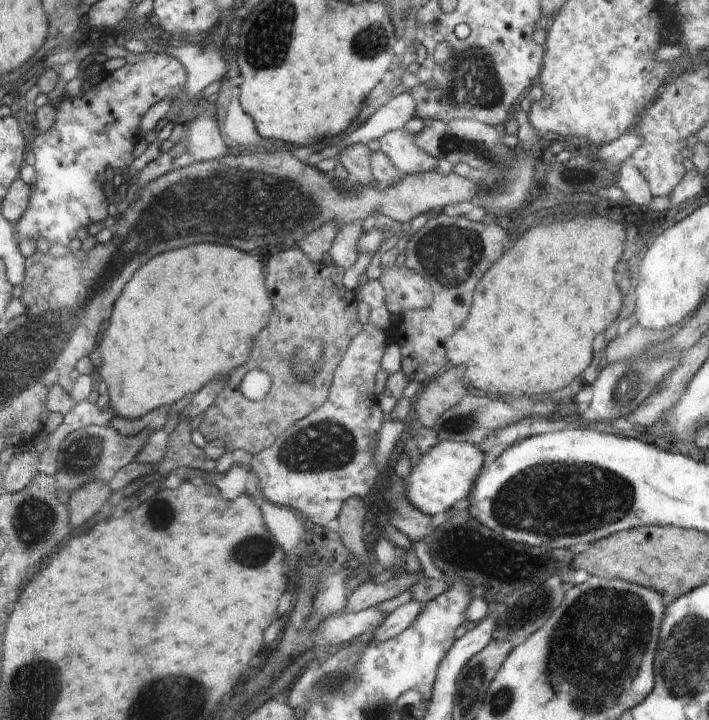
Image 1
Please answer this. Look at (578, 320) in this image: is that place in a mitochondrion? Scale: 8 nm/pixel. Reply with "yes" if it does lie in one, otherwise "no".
no

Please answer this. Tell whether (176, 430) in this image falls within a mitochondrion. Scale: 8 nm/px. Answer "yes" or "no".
no

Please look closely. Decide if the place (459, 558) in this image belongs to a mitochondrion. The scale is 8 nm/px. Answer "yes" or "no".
no

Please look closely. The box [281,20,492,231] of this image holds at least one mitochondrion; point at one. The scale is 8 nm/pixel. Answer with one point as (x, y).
(371, 41)

